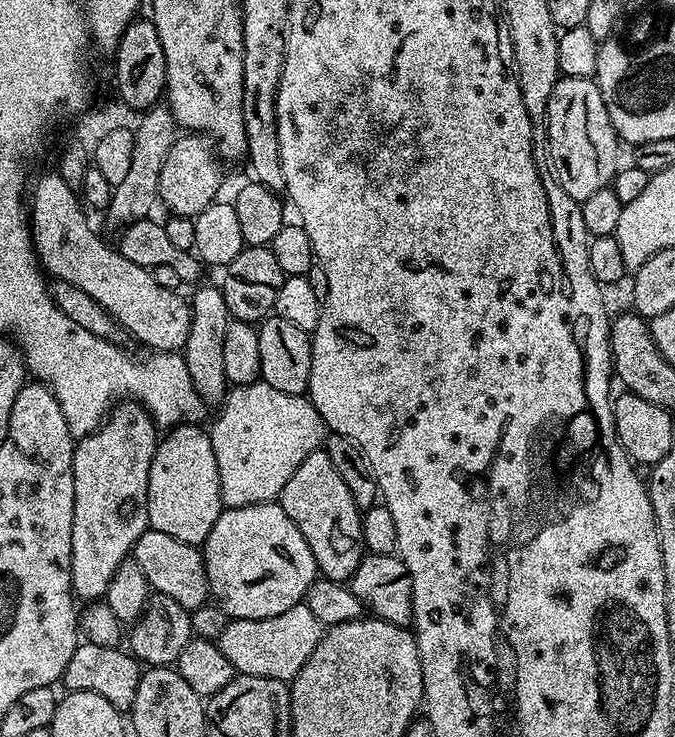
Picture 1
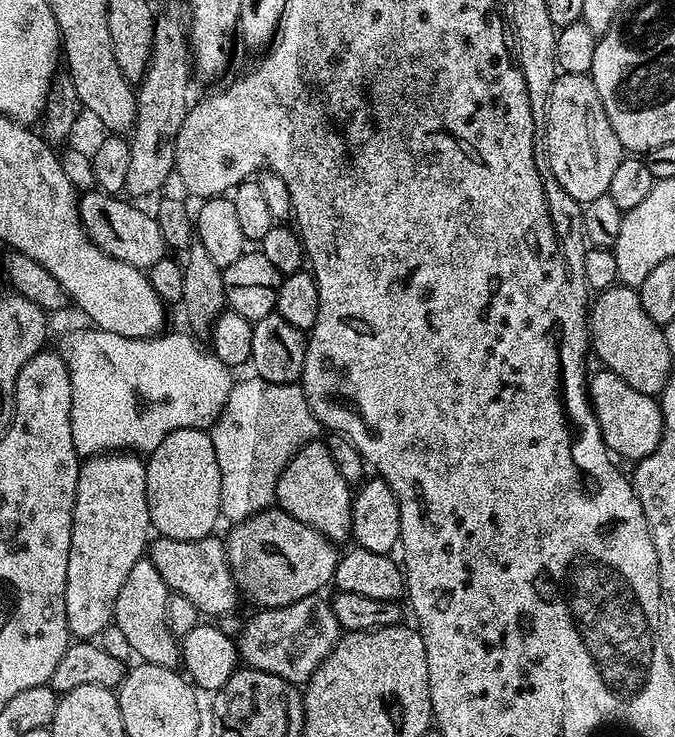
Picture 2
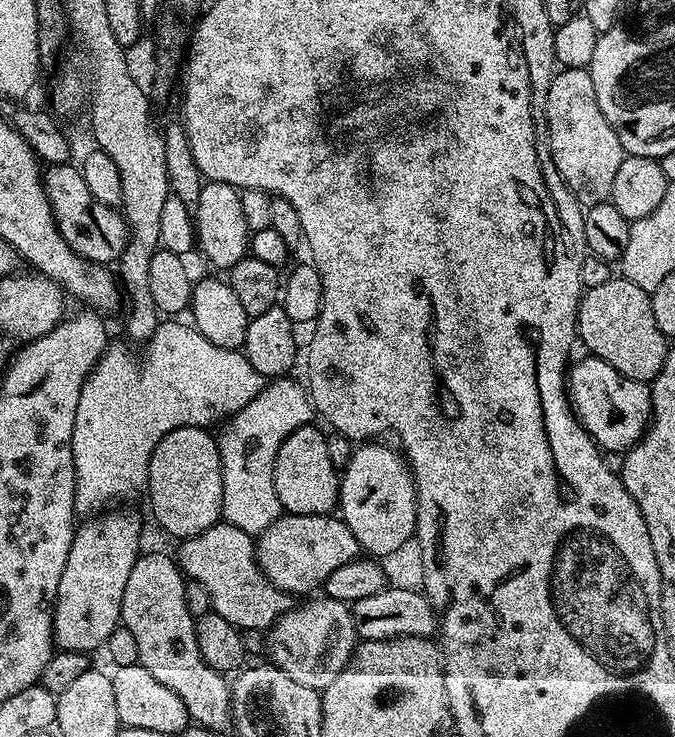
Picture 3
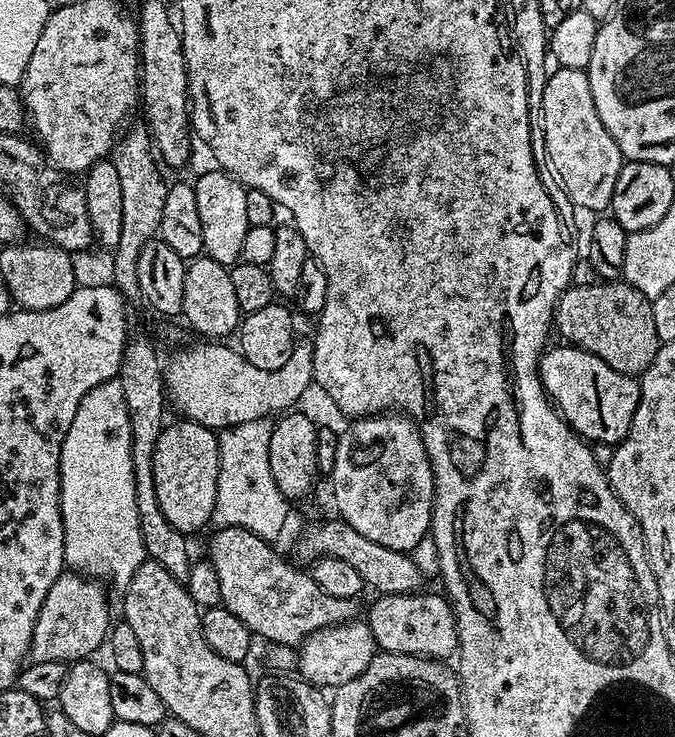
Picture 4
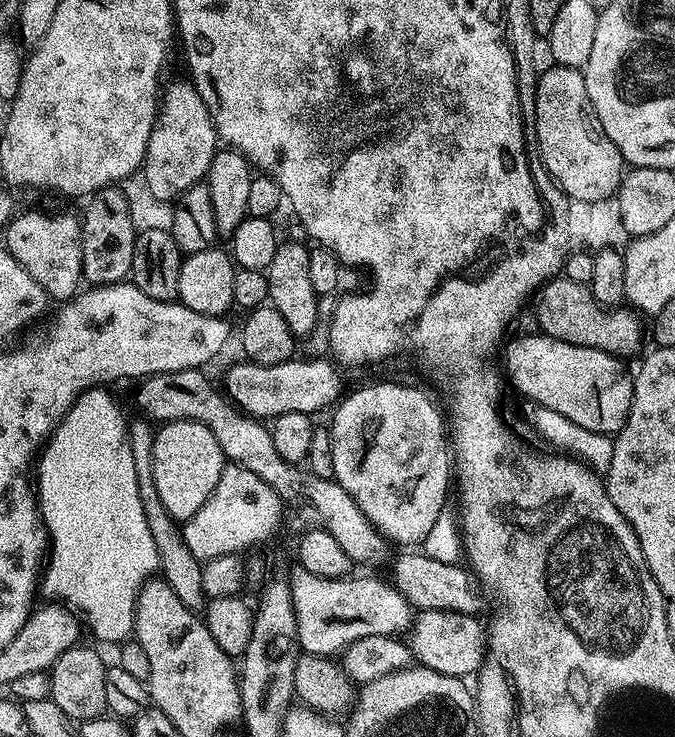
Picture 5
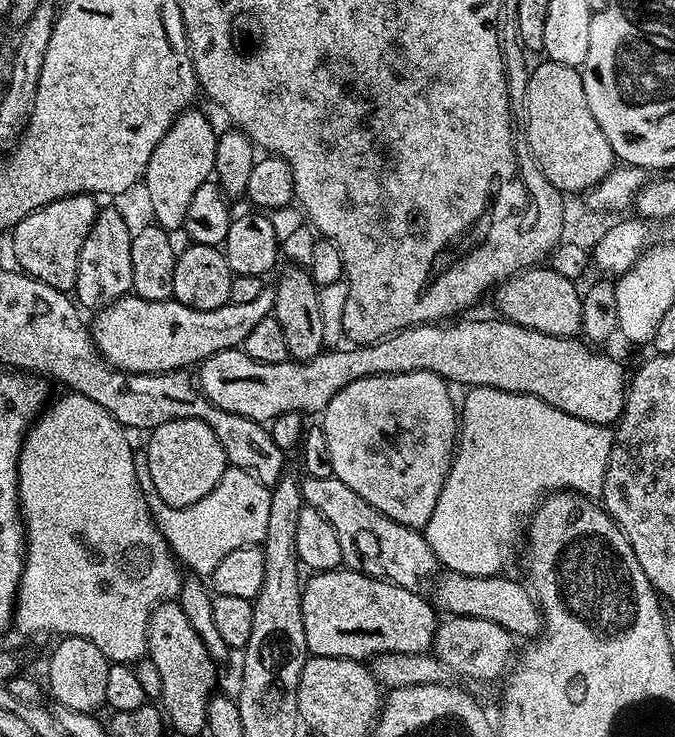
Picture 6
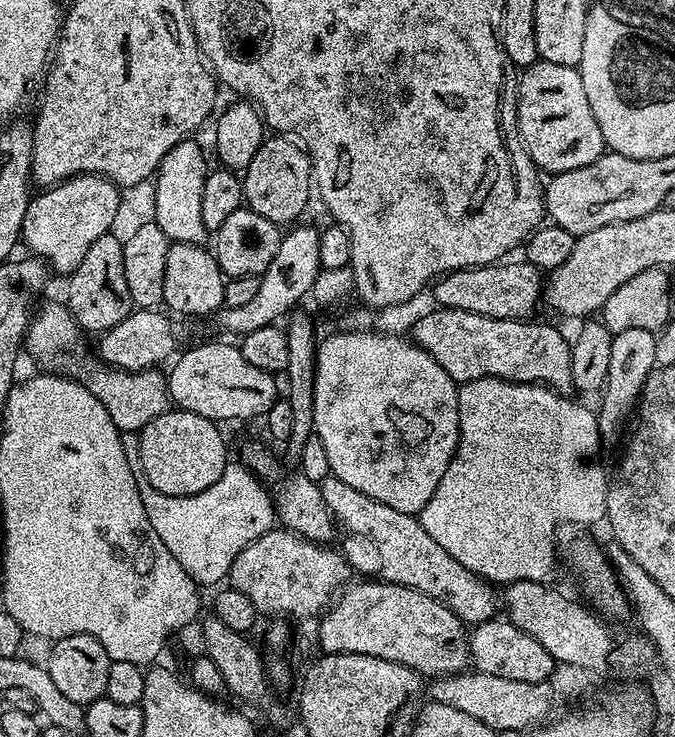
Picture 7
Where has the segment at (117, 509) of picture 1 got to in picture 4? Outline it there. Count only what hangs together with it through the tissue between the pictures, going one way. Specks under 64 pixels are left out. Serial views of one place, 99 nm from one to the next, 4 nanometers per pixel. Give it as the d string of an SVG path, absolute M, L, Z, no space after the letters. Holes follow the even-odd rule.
M65 570L50 586L42 610L34 622L34 634L28 647L31 663L62 662L71 665L78 660L87 660L99 648L105 647L110 625L114 617L108 609L108 596L104 593L105 585L96 578L81 576L78 572Z

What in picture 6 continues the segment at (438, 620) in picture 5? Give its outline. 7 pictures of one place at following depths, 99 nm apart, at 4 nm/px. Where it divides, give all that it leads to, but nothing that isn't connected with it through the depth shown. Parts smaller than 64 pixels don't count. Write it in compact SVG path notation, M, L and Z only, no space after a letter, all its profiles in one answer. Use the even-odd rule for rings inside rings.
M448 616L437 623L432 648L436 659L443 662L449 673L456 675L457 672L458 675L469 676L472 680L499 681L513 663L514 653L517 651L515 643L517 641L512 633L494 622L486 622L473 616Z

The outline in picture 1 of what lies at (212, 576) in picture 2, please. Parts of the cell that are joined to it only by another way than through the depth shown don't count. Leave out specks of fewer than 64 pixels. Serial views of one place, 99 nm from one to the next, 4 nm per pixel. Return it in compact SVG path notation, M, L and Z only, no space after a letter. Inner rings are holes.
M149 528L138 538L130 556L136 561L142 574L146 574L148 587L153 593L174 598L178 606L189 610L209 603L210 593L204 569L204 553L197 545L178 542L178 538L170 538L170 534L162 534Z

